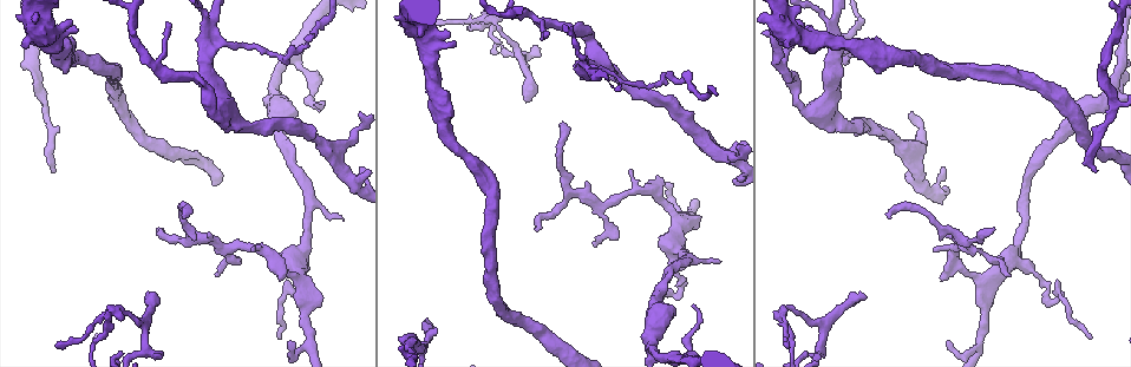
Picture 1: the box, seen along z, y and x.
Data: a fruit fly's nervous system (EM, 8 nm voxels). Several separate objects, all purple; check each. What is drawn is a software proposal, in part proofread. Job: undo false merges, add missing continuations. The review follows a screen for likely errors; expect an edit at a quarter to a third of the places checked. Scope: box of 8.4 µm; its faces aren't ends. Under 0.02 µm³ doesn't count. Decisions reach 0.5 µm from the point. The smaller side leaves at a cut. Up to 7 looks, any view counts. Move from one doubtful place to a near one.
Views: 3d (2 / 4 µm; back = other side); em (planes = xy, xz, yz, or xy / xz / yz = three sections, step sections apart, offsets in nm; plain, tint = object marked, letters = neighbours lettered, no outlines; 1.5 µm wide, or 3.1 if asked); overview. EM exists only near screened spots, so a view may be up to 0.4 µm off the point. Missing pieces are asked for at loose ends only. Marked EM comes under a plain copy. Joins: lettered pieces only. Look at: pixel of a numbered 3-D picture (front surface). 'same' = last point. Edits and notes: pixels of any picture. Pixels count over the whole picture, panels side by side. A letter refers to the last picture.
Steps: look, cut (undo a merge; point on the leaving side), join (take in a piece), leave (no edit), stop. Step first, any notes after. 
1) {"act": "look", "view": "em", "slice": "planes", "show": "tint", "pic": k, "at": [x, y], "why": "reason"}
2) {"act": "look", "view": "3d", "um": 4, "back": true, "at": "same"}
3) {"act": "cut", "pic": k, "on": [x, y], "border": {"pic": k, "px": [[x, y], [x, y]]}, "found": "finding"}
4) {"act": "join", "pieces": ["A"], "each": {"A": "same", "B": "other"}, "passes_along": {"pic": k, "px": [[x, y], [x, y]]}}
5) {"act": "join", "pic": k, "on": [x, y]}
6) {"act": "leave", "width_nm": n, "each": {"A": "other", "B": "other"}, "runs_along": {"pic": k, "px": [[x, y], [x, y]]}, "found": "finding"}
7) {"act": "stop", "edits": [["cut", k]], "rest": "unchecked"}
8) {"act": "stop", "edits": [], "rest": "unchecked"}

{"act": "look", "view": "3d", "um": 4, "pic": 1, "at": [167, 21], "why": "an open end"}

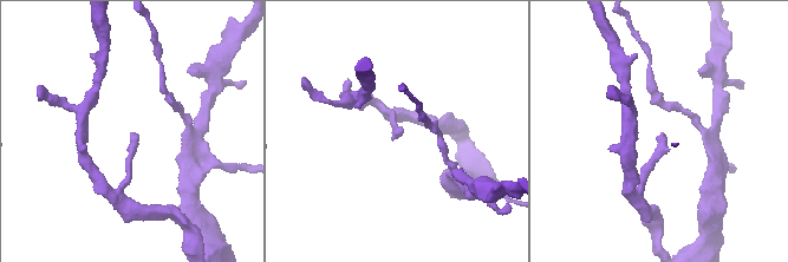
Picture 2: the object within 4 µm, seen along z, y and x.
{"act": "look", "view": "em", "slice": "planes", "show": "letters", "pic": 2, "at": [400, 129]}

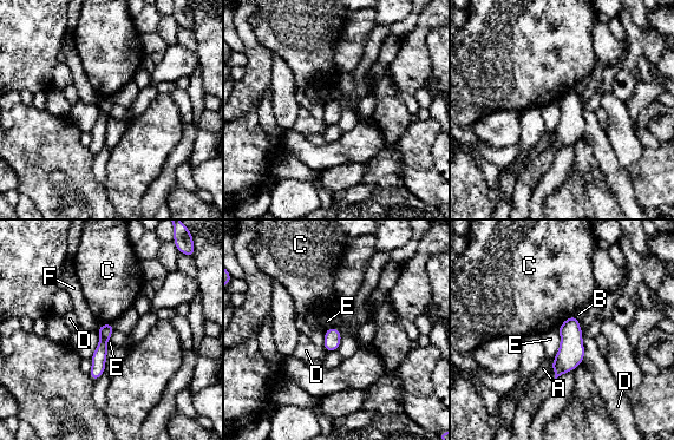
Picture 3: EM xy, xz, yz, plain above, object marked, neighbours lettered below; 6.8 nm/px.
{"act": "leave", "width_nm": 100, "each": {"A": "other", "B": "other", "C": "other", "D": "other", "E": "other", "F": "other"}, "found": "none of them fits"}

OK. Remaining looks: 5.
{"act": "look", "view": "3d", "um": 2, "pic": 1, "at": [800, 20], "why": "branch stops here"}

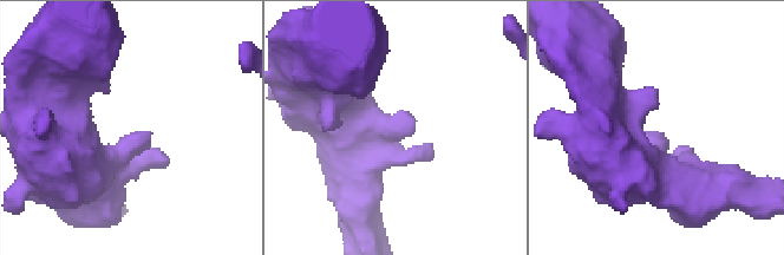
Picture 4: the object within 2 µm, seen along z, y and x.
{"act": "look", "view": "em", "slice": "yz", "step": 4, "show": "letters", "pic": 4, "at": [414, 124], "why": "now the EM"}

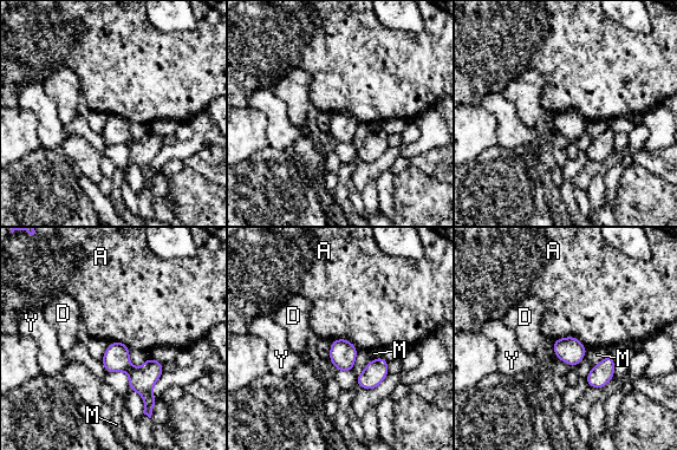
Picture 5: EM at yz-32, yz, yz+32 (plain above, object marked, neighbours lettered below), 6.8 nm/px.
{"act": "look", "view": "em", "slice": "planes", "show": "letters", "at": "same"}

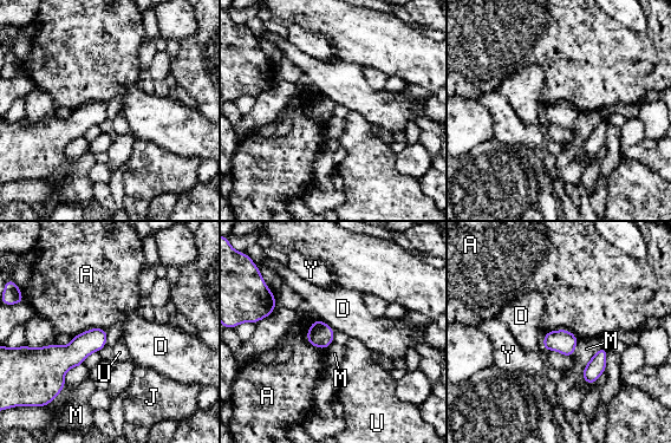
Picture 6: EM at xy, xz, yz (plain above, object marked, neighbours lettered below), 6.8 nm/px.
{"act": "leave", "each": {"A": "other", "D": "other", "J": "other", "M": "other", "U": "other", "Y": "other"}, "border": {"pic": 6, "px": [[317, 318], [336, 330]]}, "found": "no lettered piece goes on from it"}

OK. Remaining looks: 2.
{"act": "look", "view": "em", "slice": "xy", "step": 8, "show": "letters", "pic": 1, "at": [629, 170], "why": "branch stops here"}

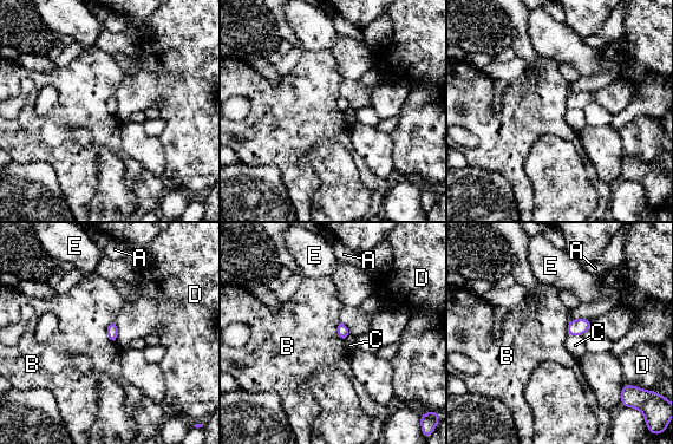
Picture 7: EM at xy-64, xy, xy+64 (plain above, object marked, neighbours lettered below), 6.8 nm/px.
{"act": "leave", "each": {"A": "other", "B": "other", "C": "other", "D": "other", "E": "other"}, "border": {"pic": 7, "px": [[111, 322], [108, 335], [113, 341]]}, "found": "none of them fits"}

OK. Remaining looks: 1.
{"act": "stop", "edits": [], "rest": "unchecked"}

